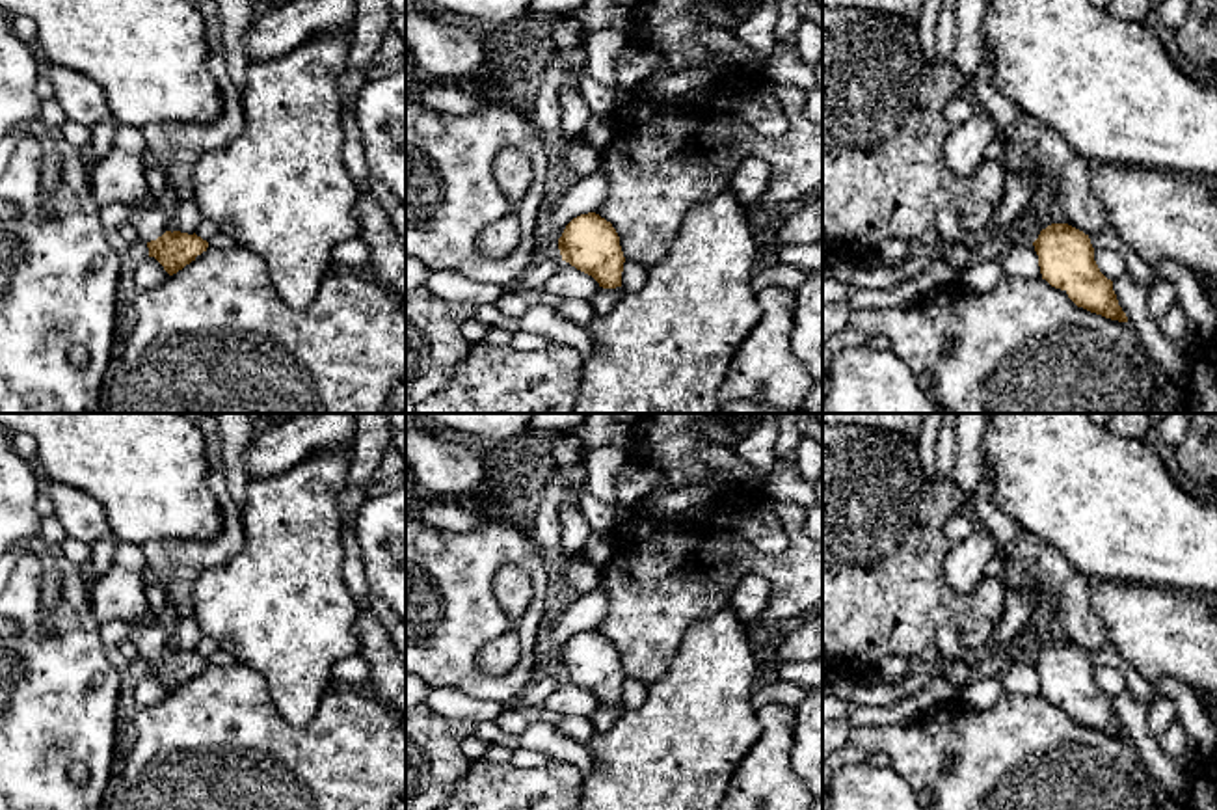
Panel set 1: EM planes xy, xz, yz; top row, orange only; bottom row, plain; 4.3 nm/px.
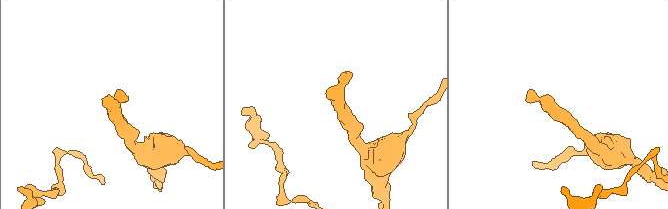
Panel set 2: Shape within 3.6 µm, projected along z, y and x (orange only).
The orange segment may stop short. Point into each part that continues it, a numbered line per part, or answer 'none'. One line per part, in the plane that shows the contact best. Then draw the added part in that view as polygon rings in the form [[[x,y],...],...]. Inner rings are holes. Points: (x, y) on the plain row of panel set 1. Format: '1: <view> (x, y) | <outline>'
1: xy (149, 637) | [[[108,620],[99,628],[102,646],[119,646],[130,641],[138,655],[143,659],[156,657],[167,648],[169,633],[156,622],[151,620]]]

